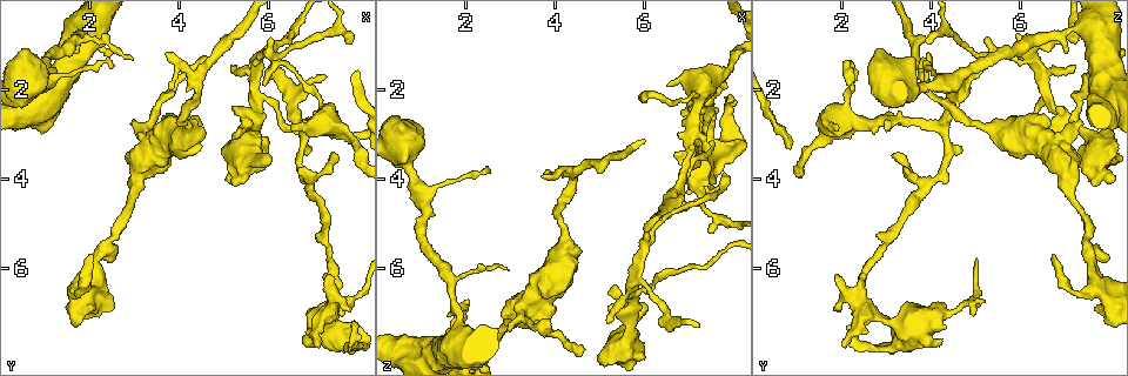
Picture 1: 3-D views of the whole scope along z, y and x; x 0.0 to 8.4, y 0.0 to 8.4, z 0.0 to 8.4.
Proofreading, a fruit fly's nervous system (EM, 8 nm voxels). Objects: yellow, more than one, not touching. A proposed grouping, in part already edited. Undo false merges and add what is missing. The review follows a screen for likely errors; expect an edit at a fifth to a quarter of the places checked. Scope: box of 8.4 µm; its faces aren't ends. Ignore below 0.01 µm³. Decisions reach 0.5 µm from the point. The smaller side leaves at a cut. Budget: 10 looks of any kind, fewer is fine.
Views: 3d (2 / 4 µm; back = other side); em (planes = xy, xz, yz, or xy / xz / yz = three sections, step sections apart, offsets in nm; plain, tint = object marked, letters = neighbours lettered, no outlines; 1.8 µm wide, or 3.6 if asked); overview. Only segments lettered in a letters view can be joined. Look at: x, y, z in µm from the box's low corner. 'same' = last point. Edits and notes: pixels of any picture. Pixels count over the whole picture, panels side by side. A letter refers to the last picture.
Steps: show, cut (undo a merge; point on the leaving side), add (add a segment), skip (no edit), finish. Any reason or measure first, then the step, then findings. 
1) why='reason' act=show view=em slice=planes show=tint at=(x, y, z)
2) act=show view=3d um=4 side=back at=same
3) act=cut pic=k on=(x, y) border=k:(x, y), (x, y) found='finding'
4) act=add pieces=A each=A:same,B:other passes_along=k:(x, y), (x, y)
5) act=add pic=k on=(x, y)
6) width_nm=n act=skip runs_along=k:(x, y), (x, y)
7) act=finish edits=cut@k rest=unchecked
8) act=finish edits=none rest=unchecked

why='sharp bend' act=show view=em slice=xy step=16 show=tint at=(7.55, 0.65, 4.30)

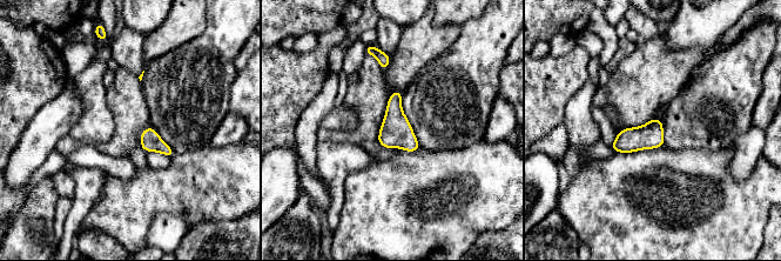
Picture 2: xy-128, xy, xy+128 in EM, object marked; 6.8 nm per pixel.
act=show view=em slice=planes show=letters at=same

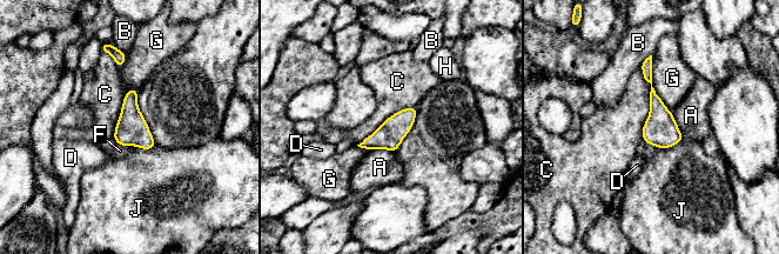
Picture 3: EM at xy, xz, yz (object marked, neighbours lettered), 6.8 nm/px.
longest_contact=C:500nm act=skip each=A:other,B:other,C:other,D:other,F:other,G:other,H:other,J:other runs_along=3:(649, 60), (647, 77), (666, 145) found='continuous, no second cell'

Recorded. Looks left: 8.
why='arms part here' act=show view=em slice=planes show=letters at=(7.00, 2.75, 3.10)

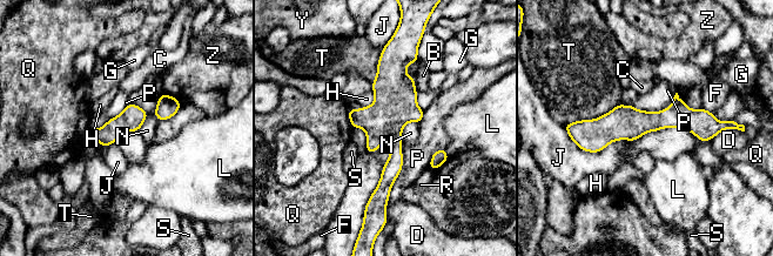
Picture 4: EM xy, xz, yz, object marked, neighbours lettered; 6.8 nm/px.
width_nm=160 act=skip each=B:other,C:other,D:other,F:other,G:other,H:other,J:other,L:other,N:other,P:other,Q:other,R:other,S:other,T:other,Y:other,Z:other found='one cell here'

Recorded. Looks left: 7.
why='three arms meet' act=show view=em um=3.6 slice=planes show=letters at=(3.40, 3.30, 6.75)

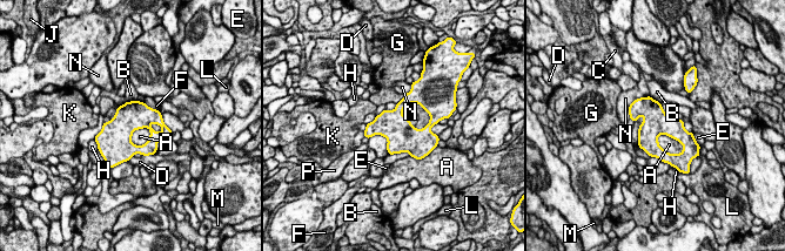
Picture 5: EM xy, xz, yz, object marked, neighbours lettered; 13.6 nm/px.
act=skip each=A:other,B:other,C:other,D:other,E:other,F:other,G:other,H:other,J:other,K:other,L:other,M:other,N:other,P:other found='continuous, no second cell'

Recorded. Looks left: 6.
why='side arm on a straight run' act=show view=em slice=planes show=letters at=(2.10, 6.15, 7.65)

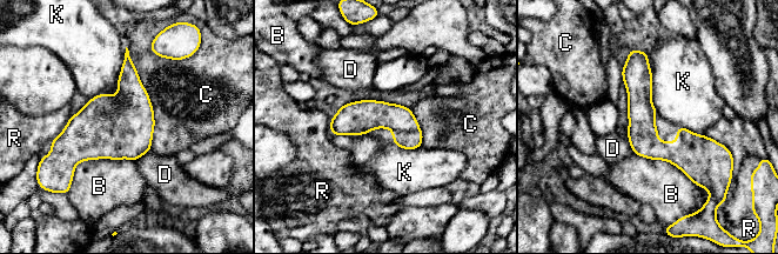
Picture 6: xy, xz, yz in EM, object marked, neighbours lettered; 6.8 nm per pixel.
width_nm=200 longest_contact=C:750nm act=skip each=B:other,C:other,D:other,K:other,R:other found='all the same cell'

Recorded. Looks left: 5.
act=finish edits=none rest=unchecked

